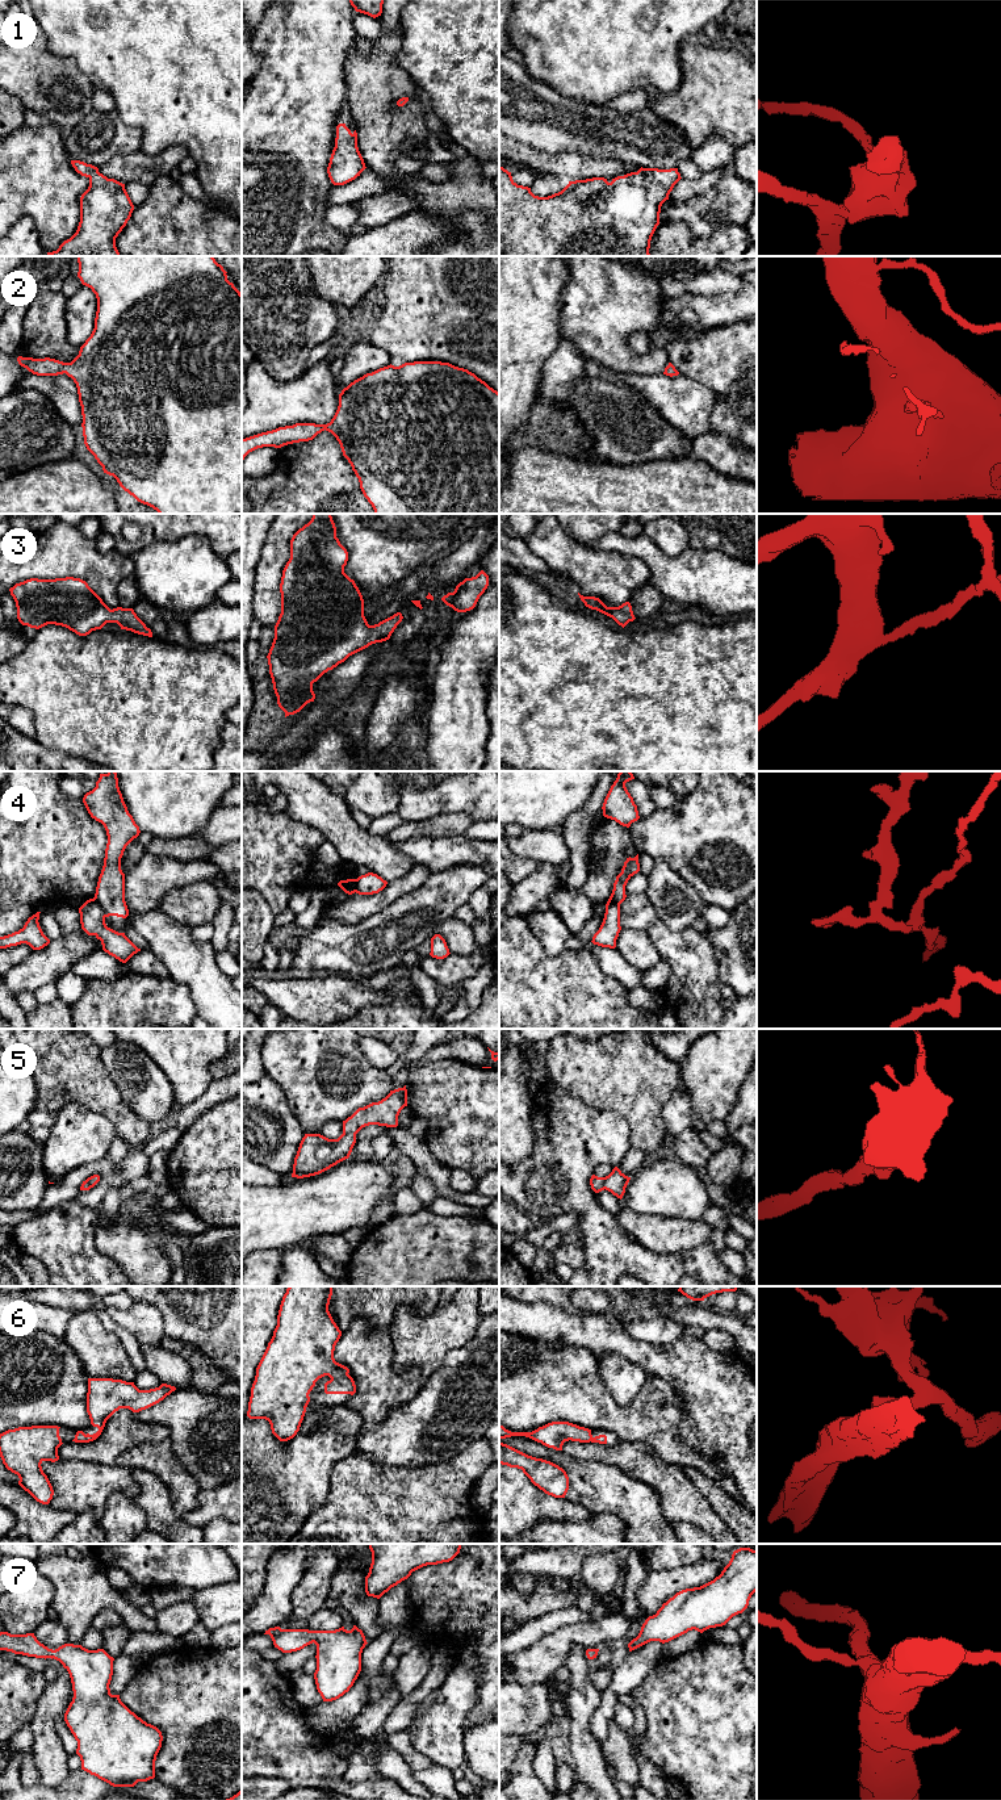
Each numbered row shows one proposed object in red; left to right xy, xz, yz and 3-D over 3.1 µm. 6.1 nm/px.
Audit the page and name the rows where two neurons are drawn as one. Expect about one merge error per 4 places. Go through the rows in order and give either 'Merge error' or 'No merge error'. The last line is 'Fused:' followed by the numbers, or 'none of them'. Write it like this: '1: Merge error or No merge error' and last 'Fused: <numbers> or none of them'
1: No merge error
2: No merge error
3: No merge error
4: Merge error
5: No merge error
6: No merge error
7: No merge error
Fused: 4

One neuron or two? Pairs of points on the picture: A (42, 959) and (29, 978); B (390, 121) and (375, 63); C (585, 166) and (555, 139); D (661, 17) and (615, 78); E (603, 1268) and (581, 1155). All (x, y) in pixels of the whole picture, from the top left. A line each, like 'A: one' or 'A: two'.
A: one
B: one
C: two
D: one
E: one

